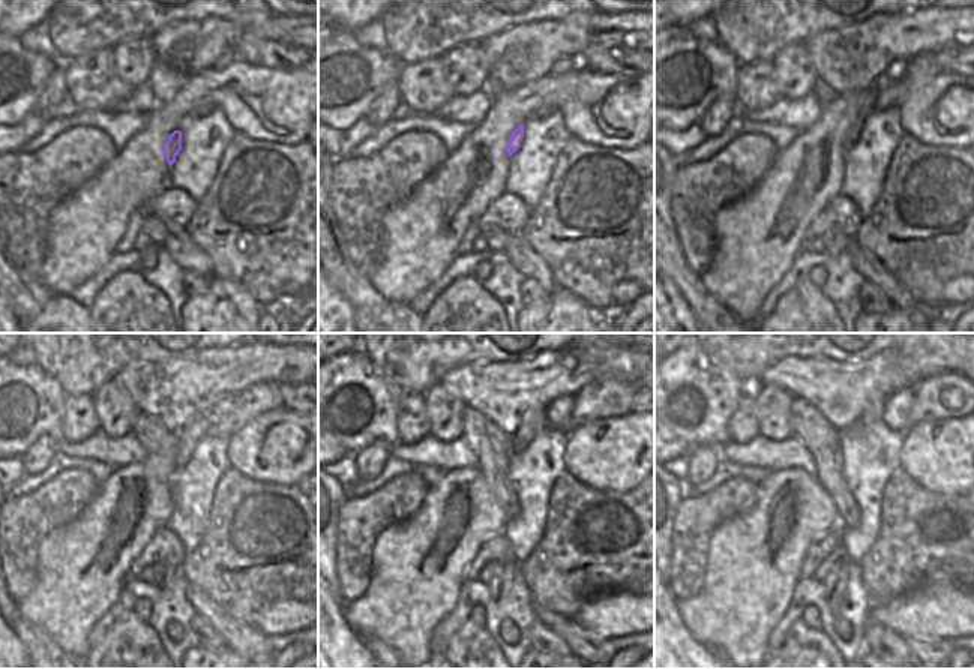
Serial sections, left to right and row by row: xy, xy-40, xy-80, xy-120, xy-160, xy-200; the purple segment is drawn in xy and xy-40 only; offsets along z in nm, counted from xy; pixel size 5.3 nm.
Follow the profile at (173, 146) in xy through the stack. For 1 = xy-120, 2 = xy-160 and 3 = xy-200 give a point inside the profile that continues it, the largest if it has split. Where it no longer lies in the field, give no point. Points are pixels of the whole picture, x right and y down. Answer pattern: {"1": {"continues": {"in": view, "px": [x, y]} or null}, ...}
{"1": {"continues": {"in": "xy-120", "px": [186, 438]}}, "2": {"continues": {"in": "xy-160", "px": [533, 422]}}, "3": {"continues": {"in": "xy-200", "px": [872, 413]}}}

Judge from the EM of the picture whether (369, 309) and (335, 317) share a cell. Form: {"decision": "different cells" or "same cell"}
{"decision": "different cells"}

